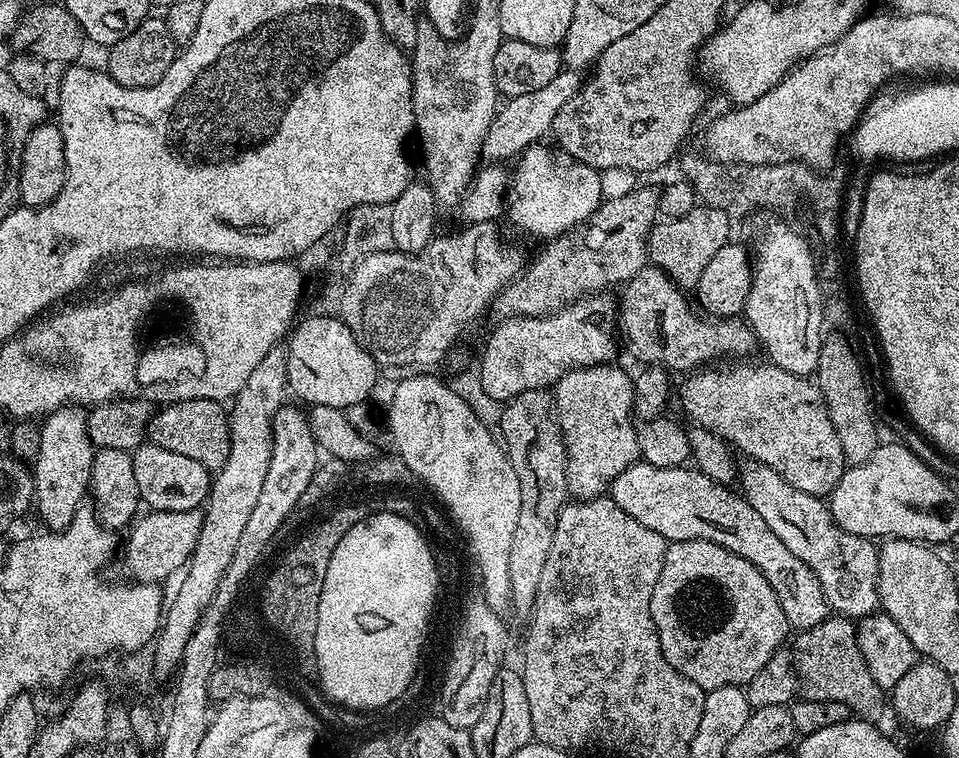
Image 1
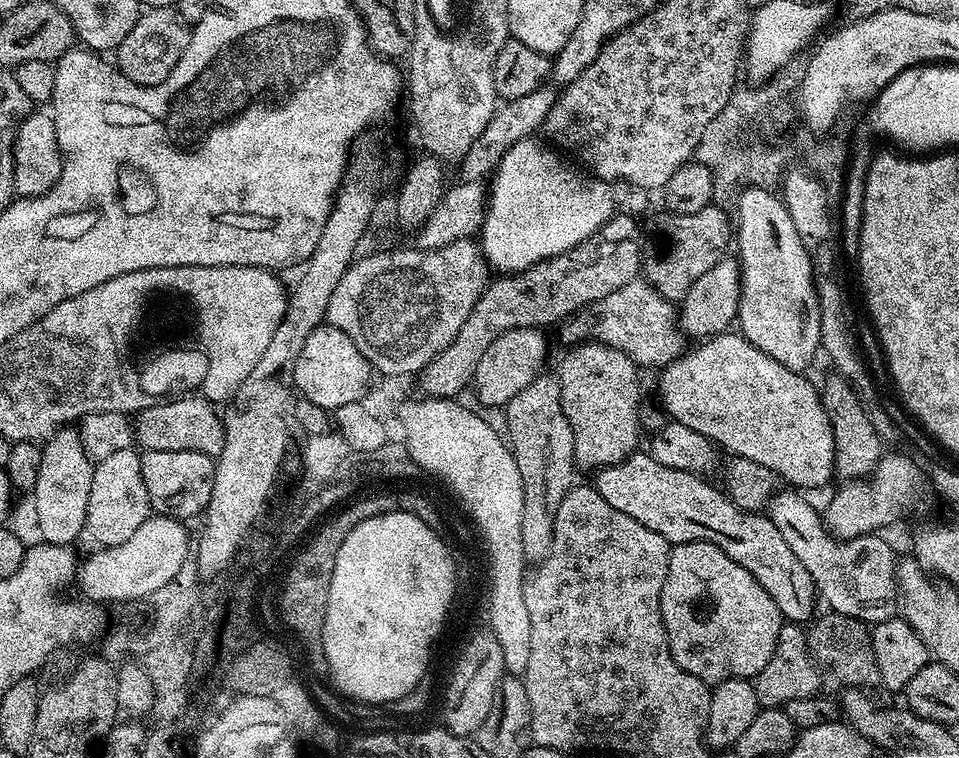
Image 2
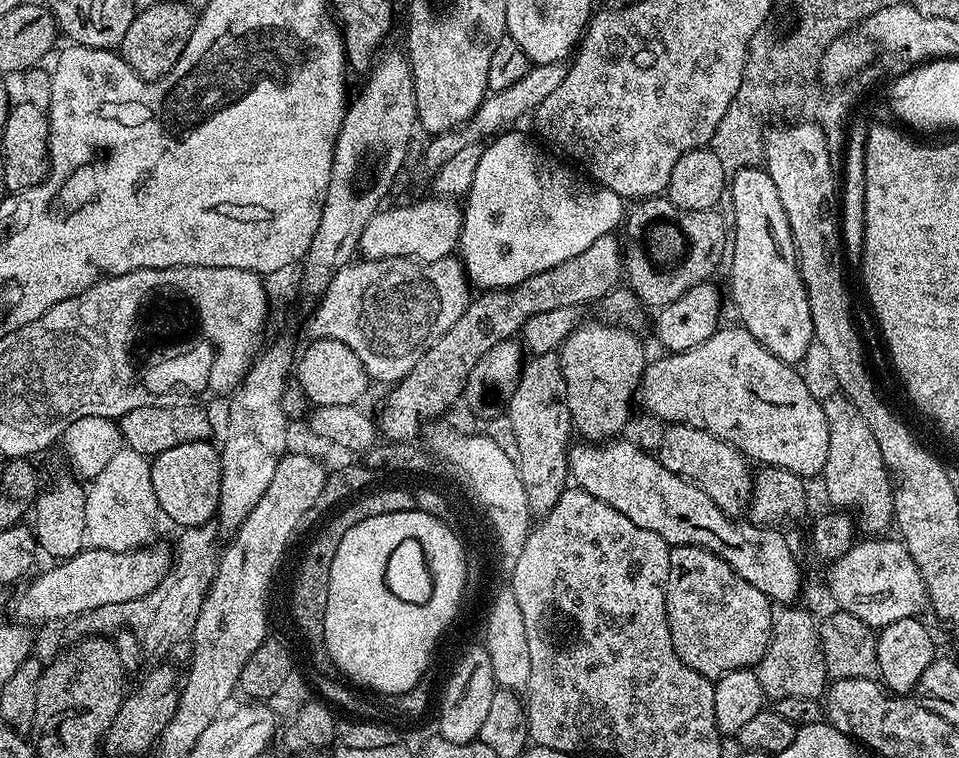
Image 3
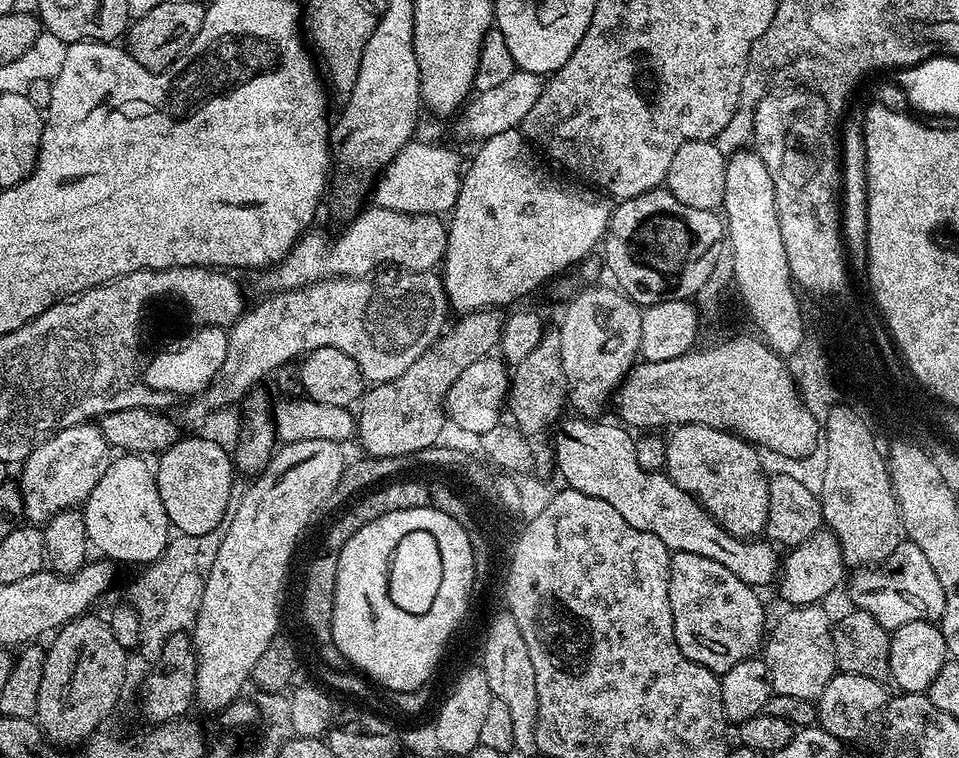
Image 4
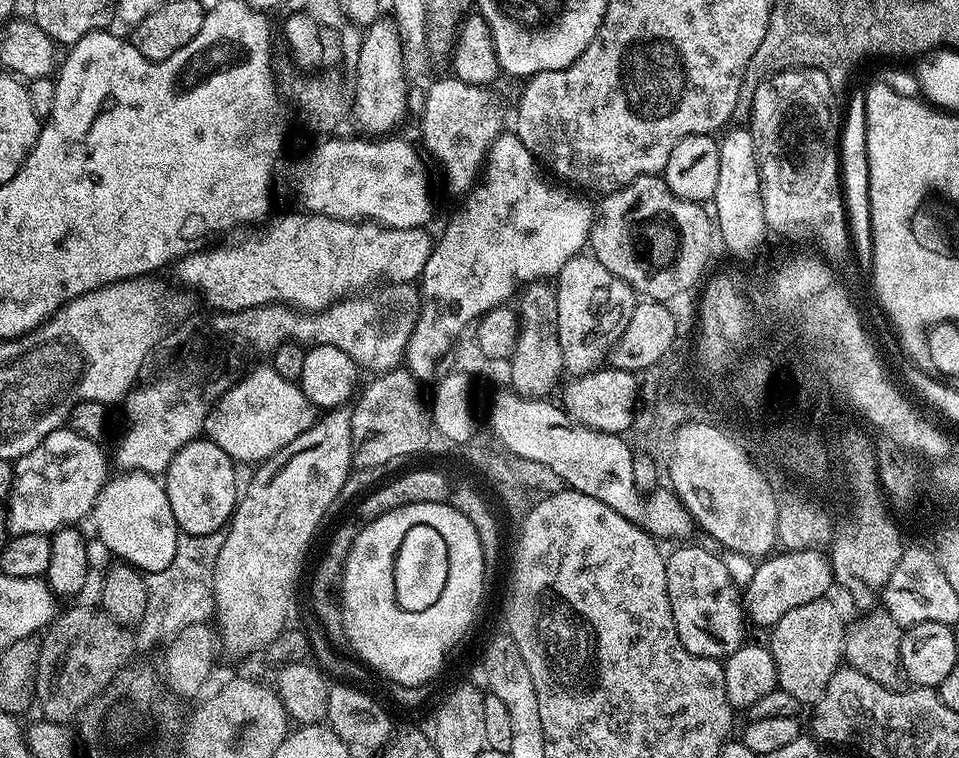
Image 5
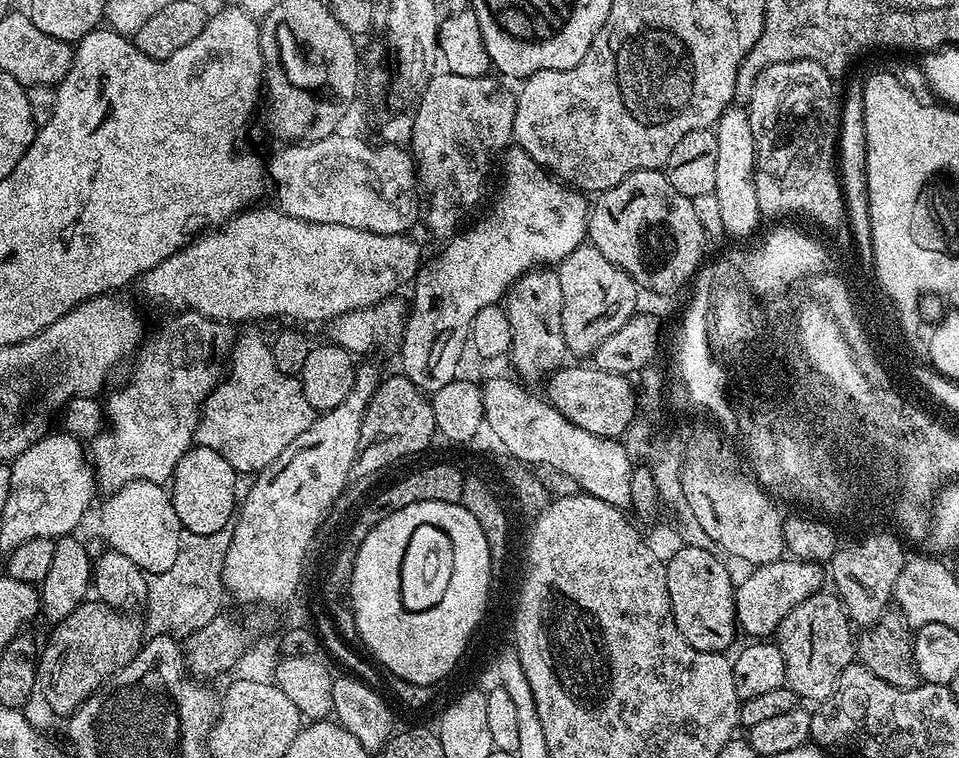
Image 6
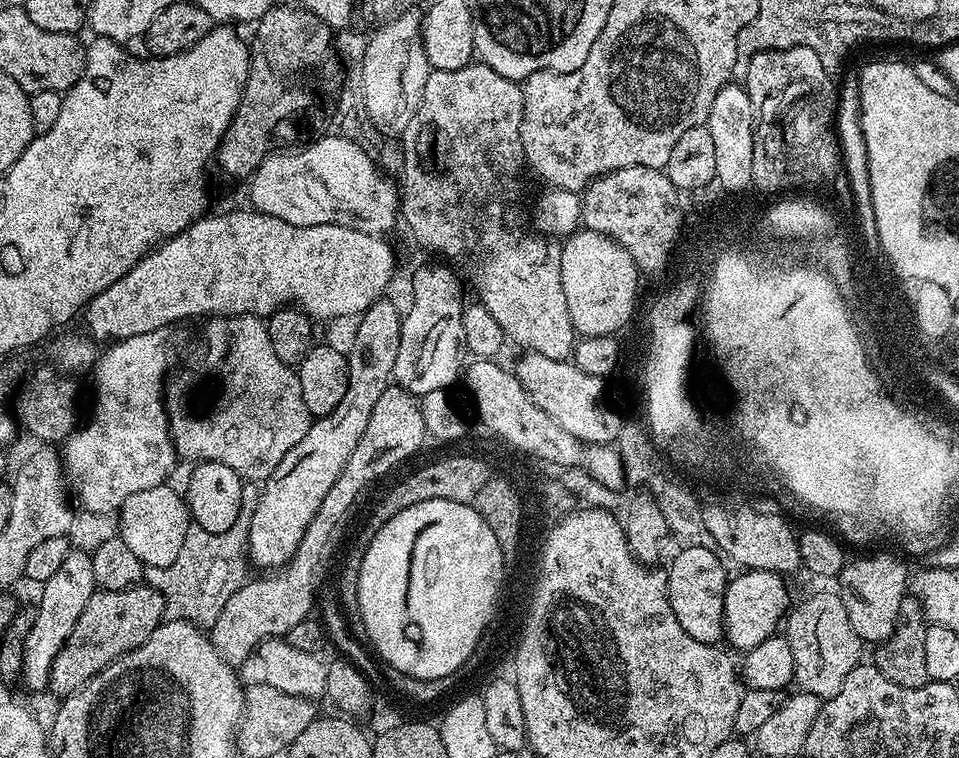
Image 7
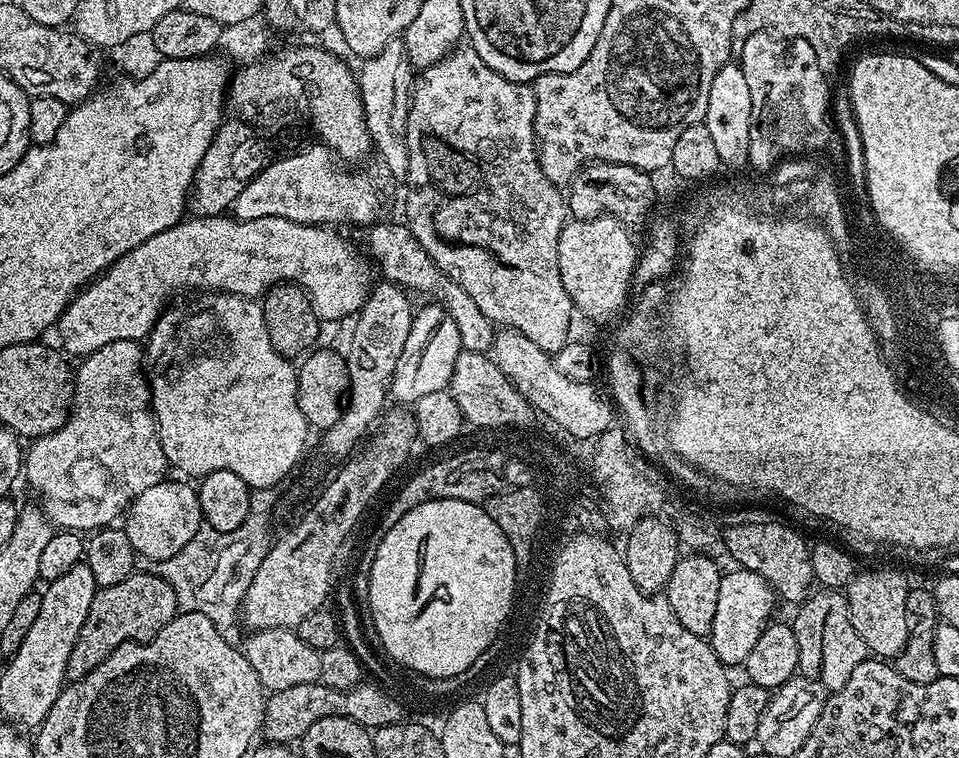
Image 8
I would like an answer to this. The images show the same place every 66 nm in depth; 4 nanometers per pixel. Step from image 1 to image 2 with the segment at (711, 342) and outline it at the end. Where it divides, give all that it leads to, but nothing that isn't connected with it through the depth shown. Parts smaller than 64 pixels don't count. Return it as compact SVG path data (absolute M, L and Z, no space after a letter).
M643 278L626 282L626 286L618 286L614 294L606 294L599 304L569 316L559 325L560 340L568 344L564 346L575 346L587 341L588 328L599 343L622 350L641 369L659 370L686 351L686 337L678 323L677 305L658 294L658 290L654 290L654 286Z

